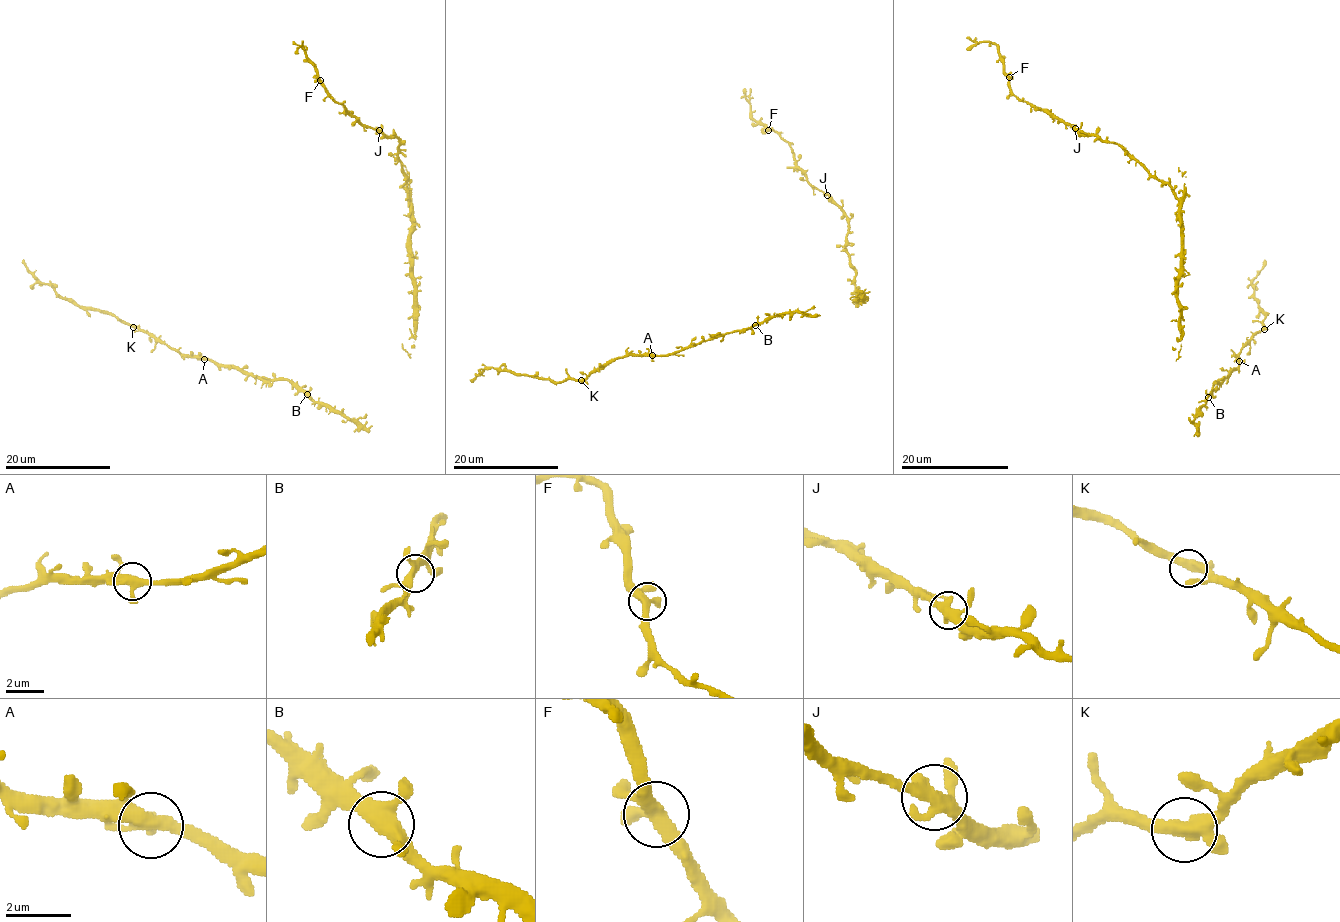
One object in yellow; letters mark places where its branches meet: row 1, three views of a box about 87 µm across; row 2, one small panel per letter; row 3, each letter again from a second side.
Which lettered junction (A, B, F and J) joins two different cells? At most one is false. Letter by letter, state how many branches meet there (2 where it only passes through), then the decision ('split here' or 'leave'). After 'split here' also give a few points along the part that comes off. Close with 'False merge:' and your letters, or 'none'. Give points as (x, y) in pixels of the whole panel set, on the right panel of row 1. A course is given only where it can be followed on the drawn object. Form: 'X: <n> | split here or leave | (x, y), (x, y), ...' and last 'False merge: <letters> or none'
A: 3 | leave
B: 3 | leave
F: 3 | leave
J: 3 | leave
False merge: none

